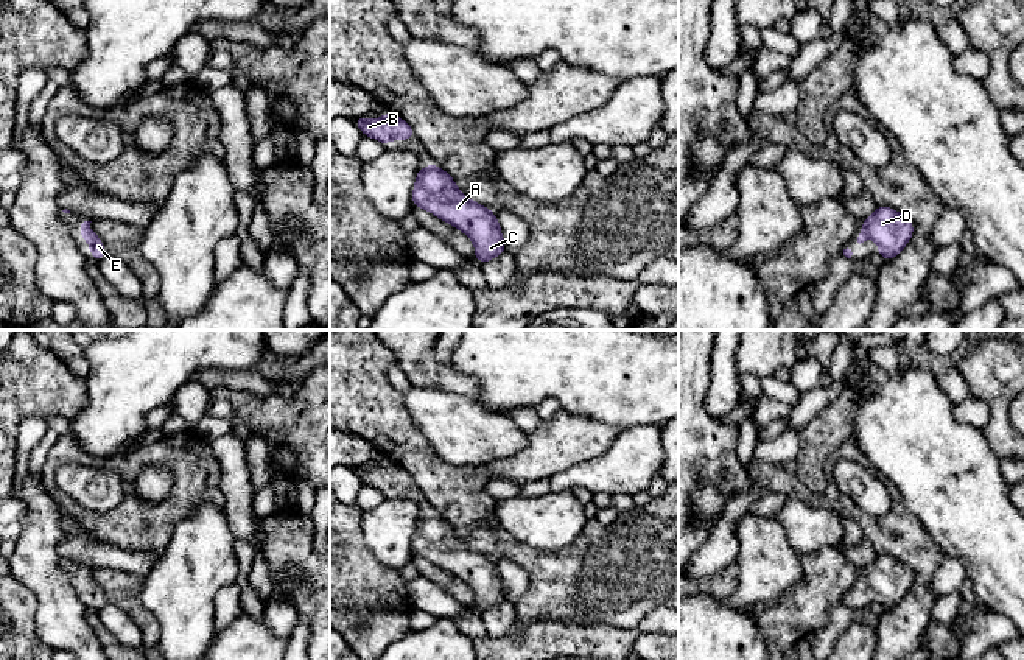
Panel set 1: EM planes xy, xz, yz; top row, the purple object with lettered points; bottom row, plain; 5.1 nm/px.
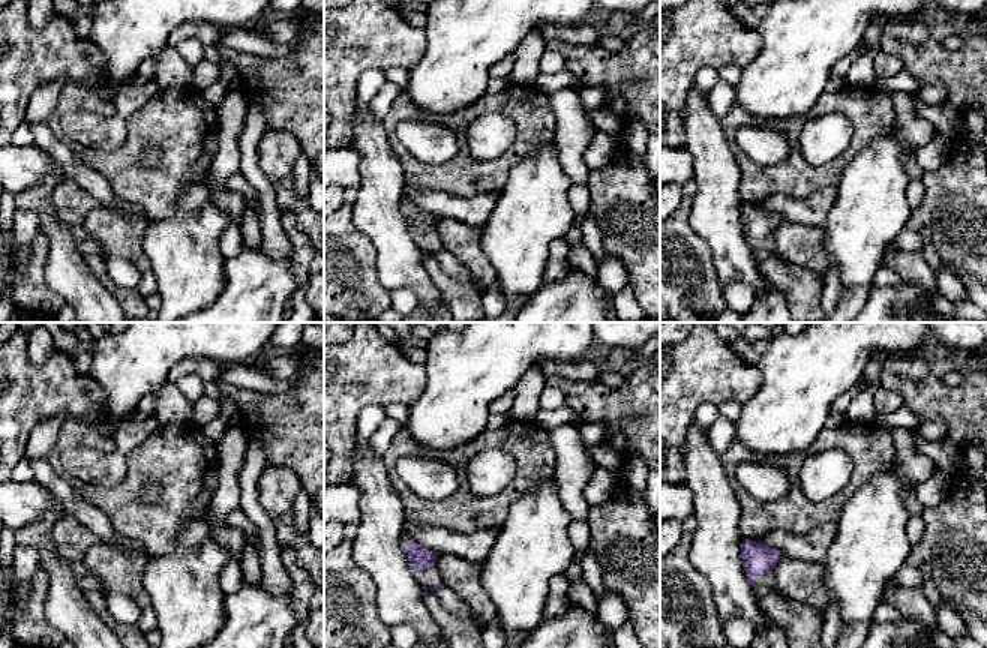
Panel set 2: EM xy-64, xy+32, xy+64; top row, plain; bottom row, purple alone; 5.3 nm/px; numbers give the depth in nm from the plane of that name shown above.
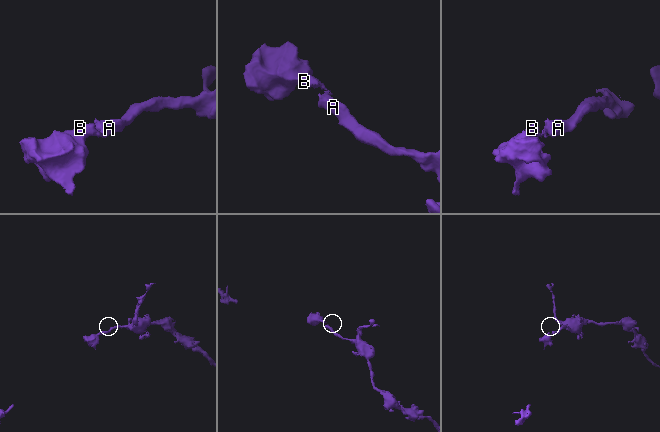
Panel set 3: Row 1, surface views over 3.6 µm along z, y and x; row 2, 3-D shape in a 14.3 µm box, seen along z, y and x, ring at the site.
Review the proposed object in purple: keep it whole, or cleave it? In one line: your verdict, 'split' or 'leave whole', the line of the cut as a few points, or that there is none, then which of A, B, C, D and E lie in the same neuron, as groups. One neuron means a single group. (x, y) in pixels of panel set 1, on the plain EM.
leave whole; no cut; A B C D E

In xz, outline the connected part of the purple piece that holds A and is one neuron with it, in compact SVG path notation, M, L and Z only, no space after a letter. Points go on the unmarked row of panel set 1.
M428 512L425 517L420 517L417 520L412 537L412 553L414 556L420 556L433 562L439 568L454 574L458 579L464 581L475 595L475 607L478 610L486 612L496 607L506 599L496 563L490 557L467 546L458 537L454 528L440 515Z

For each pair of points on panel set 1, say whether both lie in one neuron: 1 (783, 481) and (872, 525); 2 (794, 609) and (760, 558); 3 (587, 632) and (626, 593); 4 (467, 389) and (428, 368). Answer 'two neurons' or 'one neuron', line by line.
1: one neuron
2: two neurons
3: two neurons
4: one neuron

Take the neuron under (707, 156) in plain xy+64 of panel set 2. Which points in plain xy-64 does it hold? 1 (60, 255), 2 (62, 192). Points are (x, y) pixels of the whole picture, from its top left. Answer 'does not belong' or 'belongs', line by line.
1: belongs
2: does not belong

